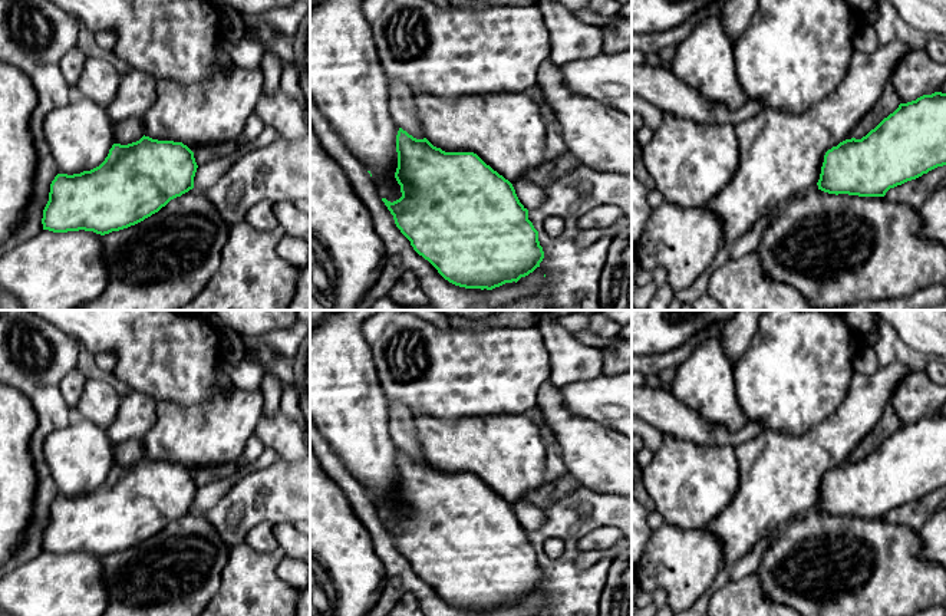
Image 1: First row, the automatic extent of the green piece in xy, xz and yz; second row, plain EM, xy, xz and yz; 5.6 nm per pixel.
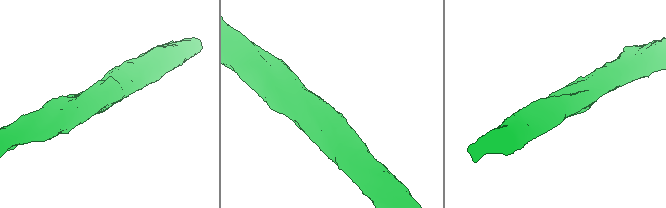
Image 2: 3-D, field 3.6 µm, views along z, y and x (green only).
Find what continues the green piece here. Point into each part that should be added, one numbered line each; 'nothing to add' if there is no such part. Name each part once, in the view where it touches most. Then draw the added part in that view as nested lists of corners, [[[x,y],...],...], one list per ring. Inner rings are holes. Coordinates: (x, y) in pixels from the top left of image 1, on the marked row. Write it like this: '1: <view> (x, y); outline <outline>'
nothing to add

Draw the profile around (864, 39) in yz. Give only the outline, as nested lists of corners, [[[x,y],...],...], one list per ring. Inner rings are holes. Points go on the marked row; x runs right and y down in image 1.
[[[858,22],[851,37],[854,50],[873,52],[877,49],[877,34],[873,24]]]

